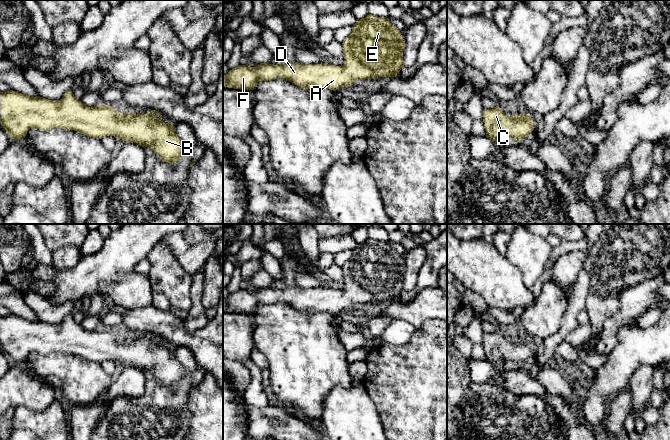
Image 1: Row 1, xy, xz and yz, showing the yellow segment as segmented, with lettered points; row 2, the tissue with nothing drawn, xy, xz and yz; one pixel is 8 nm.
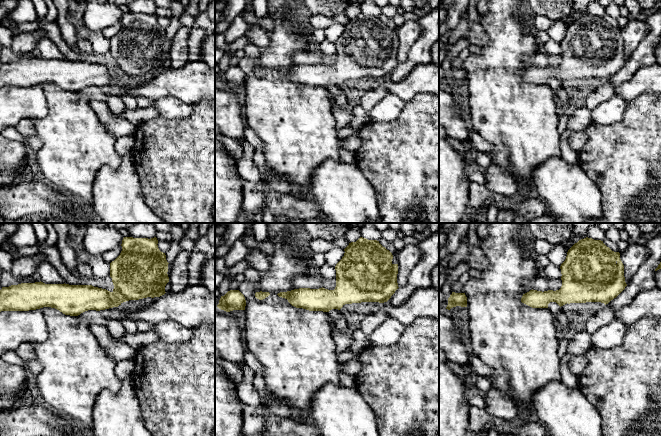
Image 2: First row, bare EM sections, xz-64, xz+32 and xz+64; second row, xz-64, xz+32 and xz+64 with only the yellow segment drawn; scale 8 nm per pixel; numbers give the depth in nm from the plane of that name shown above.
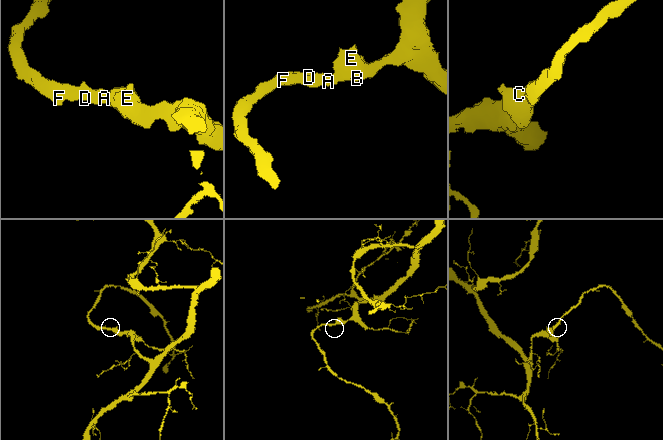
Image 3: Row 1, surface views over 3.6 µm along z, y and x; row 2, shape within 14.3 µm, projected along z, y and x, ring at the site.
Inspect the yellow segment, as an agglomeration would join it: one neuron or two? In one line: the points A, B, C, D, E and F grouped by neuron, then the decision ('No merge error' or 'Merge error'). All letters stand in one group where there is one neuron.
Groups: A B C D E F. No merge error

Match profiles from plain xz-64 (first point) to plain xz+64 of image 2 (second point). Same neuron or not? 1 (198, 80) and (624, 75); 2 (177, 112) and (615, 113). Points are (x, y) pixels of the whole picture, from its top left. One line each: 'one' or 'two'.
1: two
2: one

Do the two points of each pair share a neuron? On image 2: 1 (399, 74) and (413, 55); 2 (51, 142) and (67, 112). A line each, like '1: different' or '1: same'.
1: same
2: same

